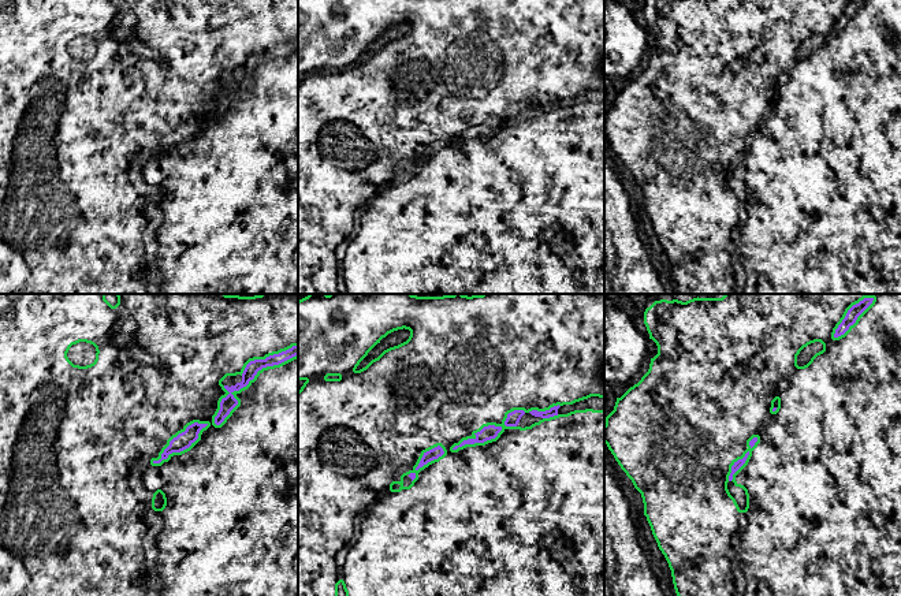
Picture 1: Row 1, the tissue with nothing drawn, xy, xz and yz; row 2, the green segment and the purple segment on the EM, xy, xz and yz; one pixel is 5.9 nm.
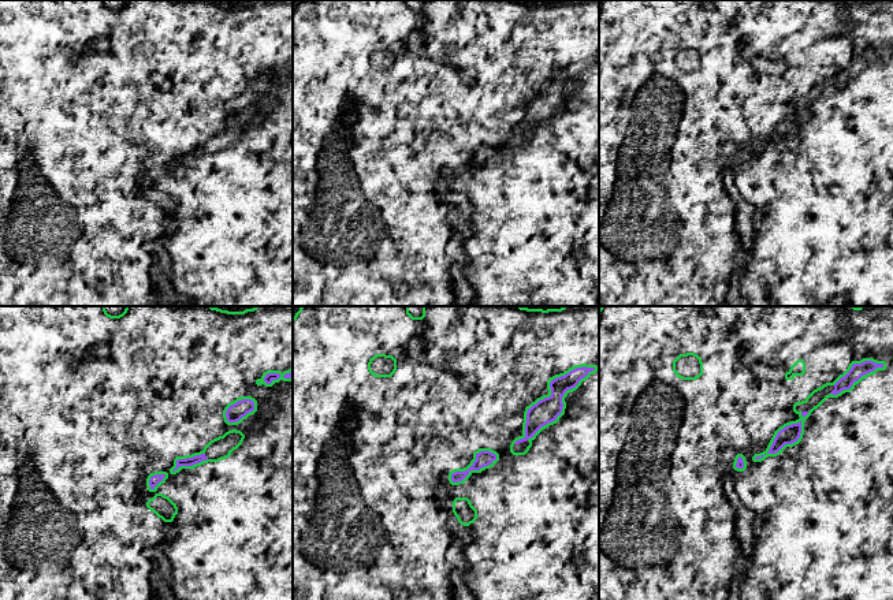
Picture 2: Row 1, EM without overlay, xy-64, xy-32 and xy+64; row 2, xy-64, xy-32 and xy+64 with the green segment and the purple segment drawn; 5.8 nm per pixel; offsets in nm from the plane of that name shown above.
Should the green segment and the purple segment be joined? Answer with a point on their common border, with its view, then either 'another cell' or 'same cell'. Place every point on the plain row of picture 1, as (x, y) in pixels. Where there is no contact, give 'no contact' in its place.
xy (249, 77) | same cell

